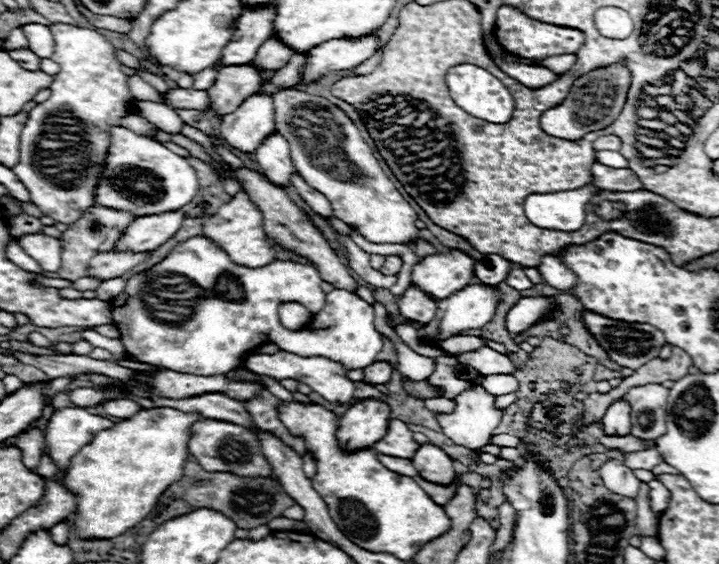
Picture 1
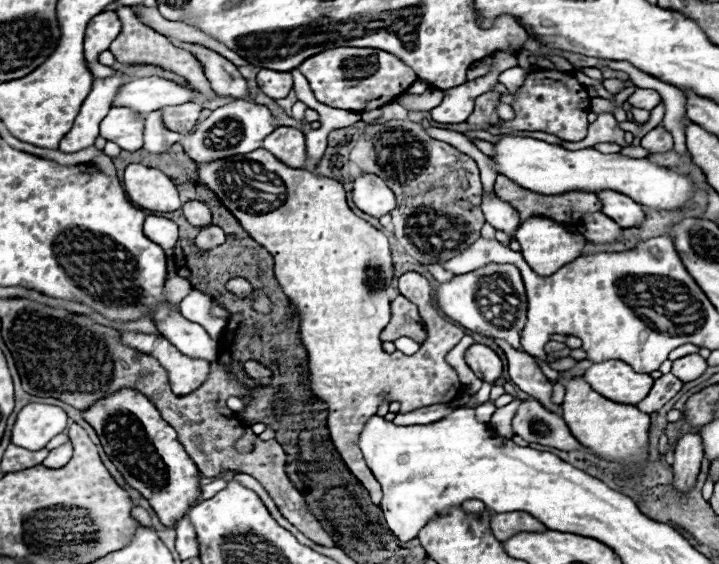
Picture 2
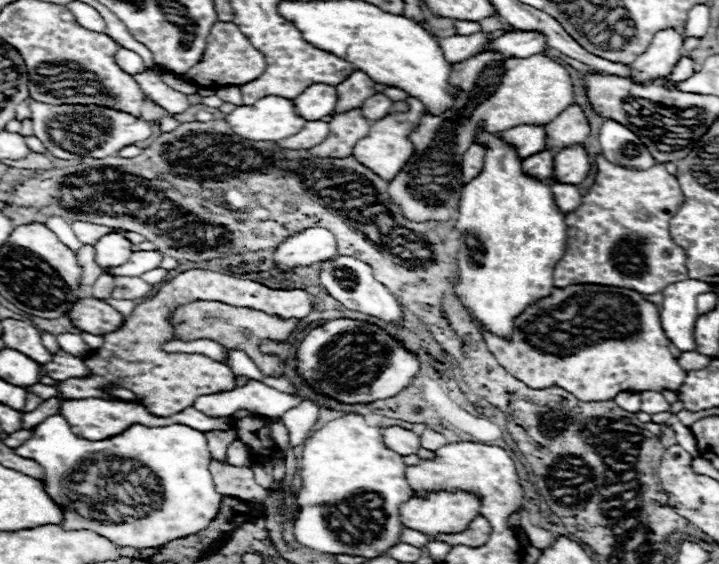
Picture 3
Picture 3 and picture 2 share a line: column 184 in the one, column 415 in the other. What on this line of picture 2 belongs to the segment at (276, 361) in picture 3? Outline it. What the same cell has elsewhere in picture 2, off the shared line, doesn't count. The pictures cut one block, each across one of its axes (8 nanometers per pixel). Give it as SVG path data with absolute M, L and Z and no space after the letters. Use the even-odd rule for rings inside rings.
M398 296L396 300L392 300L392 320L380 334L382 342L394 342L400 336L410 336L420 344L426 340L424 322L418 314L416 304L412 304L404 296Z

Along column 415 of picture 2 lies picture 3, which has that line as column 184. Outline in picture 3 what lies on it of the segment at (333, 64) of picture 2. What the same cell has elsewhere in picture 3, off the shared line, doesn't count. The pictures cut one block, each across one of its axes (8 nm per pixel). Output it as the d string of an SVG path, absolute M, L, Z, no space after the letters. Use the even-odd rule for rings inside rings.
M216 22L206 40L206 50L204 50L202 60L188 72L180 74L180 78L200 88L240 86L240 84L248 84L248 80L256 80L256 76L260 76L264 68L266 68L264 54L258 52L248 42L248 38L240 32L240 28L236 28L234 22Z

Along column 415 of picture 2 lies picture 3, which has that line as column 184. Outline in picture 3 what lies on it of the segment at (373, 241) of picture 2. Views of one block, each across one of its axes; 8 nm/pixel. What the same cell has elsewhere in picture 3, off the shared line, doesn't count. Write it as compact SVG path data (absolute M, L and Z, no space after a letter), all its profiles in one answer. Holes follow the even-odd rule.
M188 270L188 272L182 272L182 274L174 276L172 280L164 282L154 296L138 304L134 308L132 316L128 318L128 322L120 330L110 332L110 334L104 336L104 346L98 348L96 352L92 352L84 360L84 364L92 370L92 376L80 378L80 380L78 378L70 378L70 380L64 380L64 382L58 382L62 398L70 398L70 400L74 400L74 398L86 398L86 396L104 396L104 398L110 398L110 396L106 396L100 390L100 386L120 384L123 388L126 387L126 389L136 392L138 396L142 396L144 398L142 404L152 414L170 416L170 414L176 414L182 412L184 408L188 408L196 400L196 396L202 396L202 394L208 394L208 392L230 392L230 390L236 390L238 386L236 386L234 374L232 374L232 370L226 364L220 364L220 362L216 362L216 360L207 356L202 356L202 354L180 354L180 352L178 354L168 354L168 352L162 352L162 345L175 337L170 322L165 318L176 309L176 306L188 304L188 300L220 300L220 302L226 302L226 304L232 304L232 306L240 306L240 308L264 310L264 312L280 316L280 318L306 318L314 310L310 294L306 290L298 290L298 288L294 288L294 290L276 290L276 288L268 288L268 286L264 286L260 282L254 282L254 280L226 278L224 274L210 272L210 270Z

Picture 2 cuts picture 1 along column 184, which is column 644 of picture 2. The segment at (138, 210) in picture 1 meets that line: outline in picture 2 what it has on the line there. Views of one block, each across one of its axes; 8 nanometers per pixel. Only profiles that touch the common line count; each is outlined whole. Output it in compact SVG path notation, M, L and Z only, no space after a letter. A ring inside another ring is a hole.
M502 136L494 142L494 168L498 174L508 176L512 182L520 184L526 190L538 194L564 194L572 190L582 192L600 192L600 190L616 190L624 192L632 200L644 206L660 208L660 210L676 210L680 208L694 192L694 184L688 176L676 174L668 168L660 168L646 158L634 160L622 154L602 154L594 148L584 150L564 150L560 146L522 136Z

